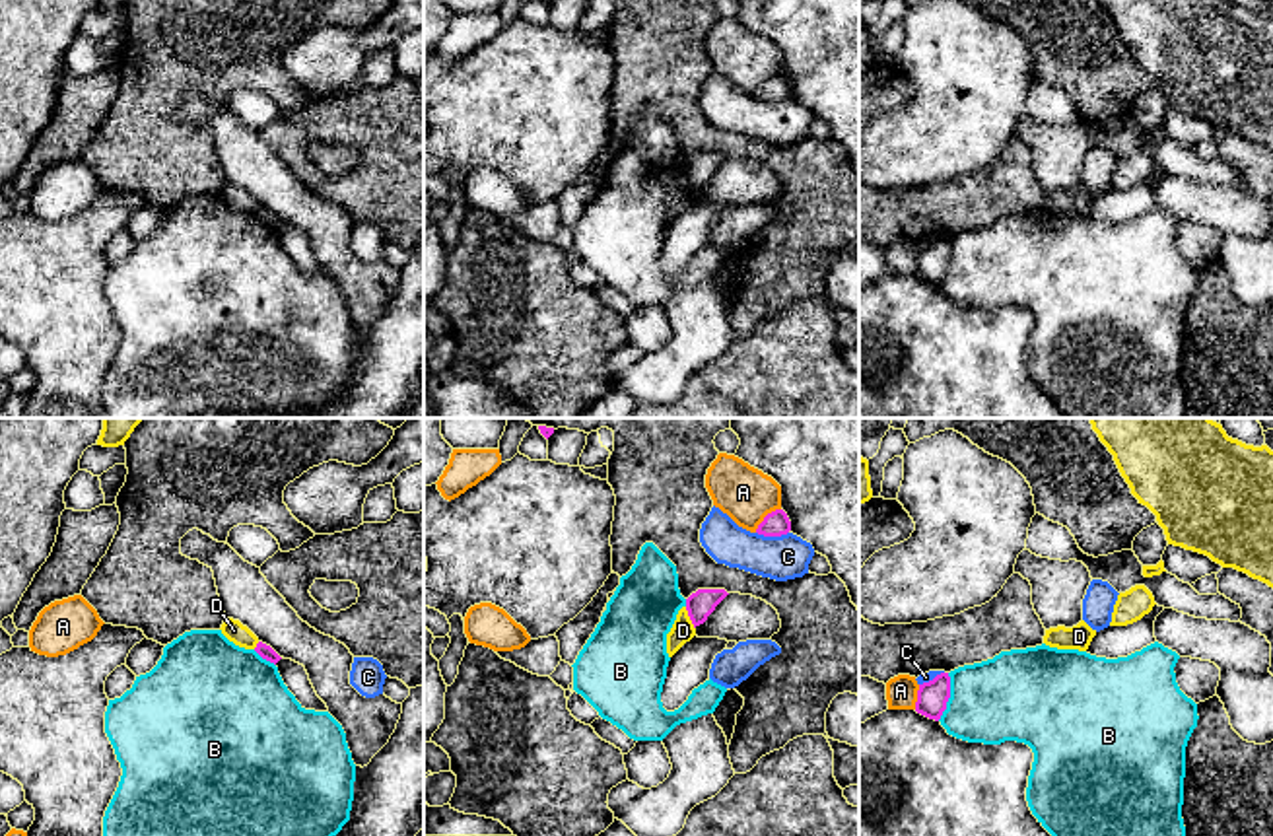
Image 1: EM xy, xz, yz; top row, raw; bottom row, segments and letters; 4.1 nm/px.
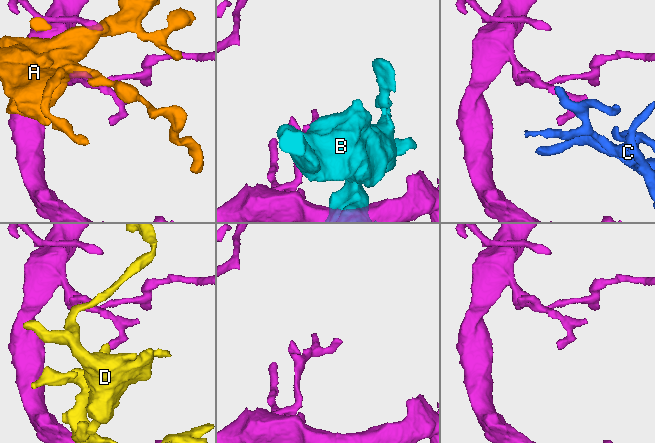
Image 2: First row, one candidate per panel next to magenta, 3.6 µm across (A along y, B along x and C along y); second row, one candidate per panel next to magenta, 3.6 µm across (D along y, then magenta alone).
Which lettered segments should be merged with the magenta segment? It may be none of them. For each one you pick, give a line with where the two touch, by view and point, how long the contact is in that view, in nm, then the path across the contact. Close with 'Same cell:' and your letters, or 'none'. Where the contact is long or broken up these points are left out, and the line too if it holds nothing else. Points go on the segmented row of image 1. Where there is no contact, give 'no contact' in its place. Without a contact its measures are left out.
Same cell: none

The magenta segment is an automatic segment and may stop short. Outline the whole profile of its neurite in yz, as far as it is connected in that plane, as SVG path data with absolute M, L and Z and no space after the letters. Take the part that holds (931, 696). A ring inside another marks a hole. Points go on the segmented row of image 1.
M948 673L937 675L933 680L919 684L915 712L939 721L950 698Z

